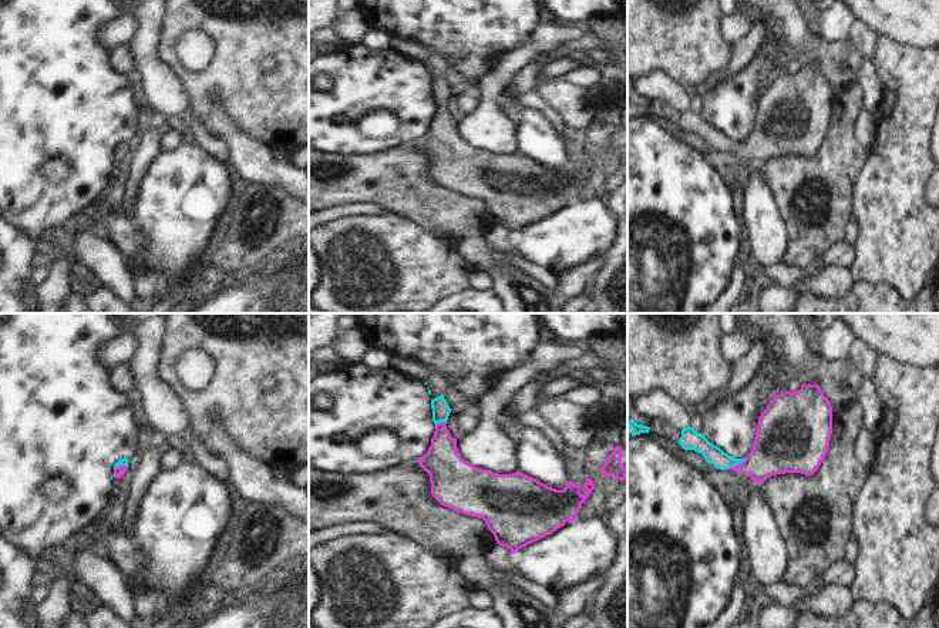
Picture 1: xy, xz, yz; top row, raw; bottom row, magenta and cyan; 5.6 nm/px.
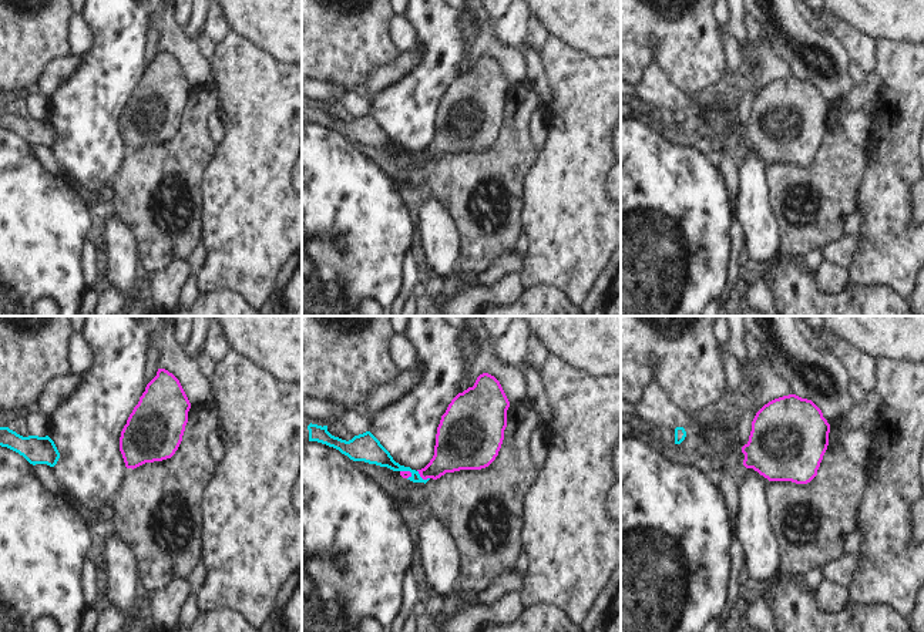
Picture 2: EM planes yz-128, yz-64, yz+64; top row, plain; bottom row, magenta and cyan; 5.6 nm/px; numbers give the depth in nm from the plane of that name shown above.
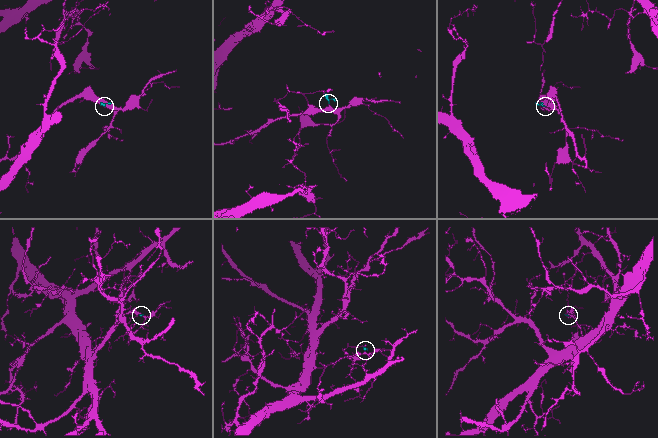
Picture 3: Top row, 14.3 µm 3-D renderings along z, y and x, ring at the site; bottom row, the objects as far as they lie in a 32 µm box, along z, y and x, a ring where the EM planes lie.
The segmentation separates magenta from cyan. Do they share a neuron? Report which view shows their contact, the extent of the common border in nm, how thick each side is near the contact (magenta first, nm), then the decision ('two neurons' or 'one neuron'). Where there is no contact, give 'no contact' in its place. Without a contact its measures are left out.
contact in yz; length 140 nm; calibres 260 and 110 nm; one neuron

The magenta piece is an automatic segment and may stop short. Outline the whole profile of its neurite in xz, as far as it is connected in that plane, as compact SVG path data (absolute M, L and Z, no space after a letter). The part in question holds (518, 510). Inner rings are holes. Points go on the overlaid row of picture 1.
M438 396L431 400L435 431L428 451L420 459L431 483L433 497L454 511L482 518L497 544L515 554L522 547L578 518L582 503L595 484L590 478L582 486L571 480L563 490L524 473L498 474L465 461L445 423L451 409Z

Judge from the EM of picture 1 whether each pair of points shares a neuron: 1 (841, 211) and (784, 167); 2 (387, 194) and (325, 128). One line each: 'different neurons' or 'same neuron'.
1: same neuron
2: different neurons

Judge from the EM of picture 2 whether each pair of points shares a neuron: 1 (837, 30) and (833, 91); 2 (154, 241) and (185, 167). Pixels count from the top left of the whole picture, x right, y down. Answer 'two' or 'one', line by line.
1: two
2: one

